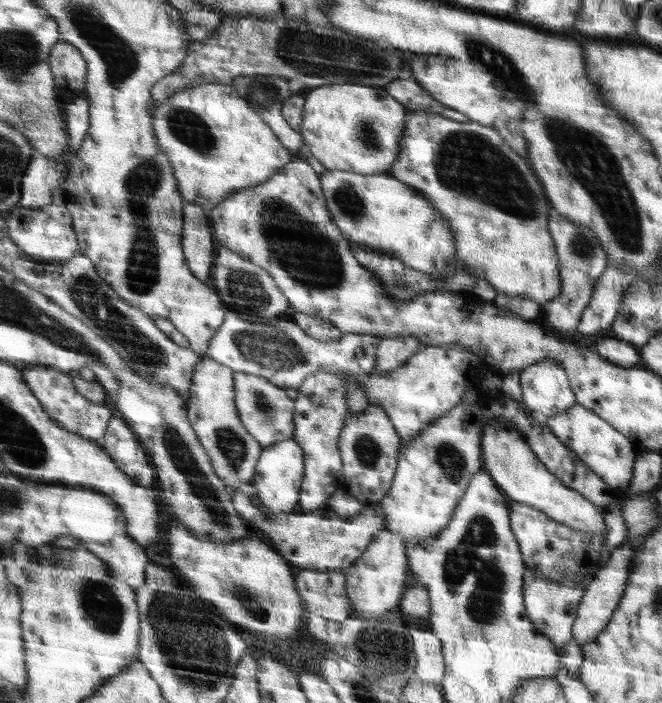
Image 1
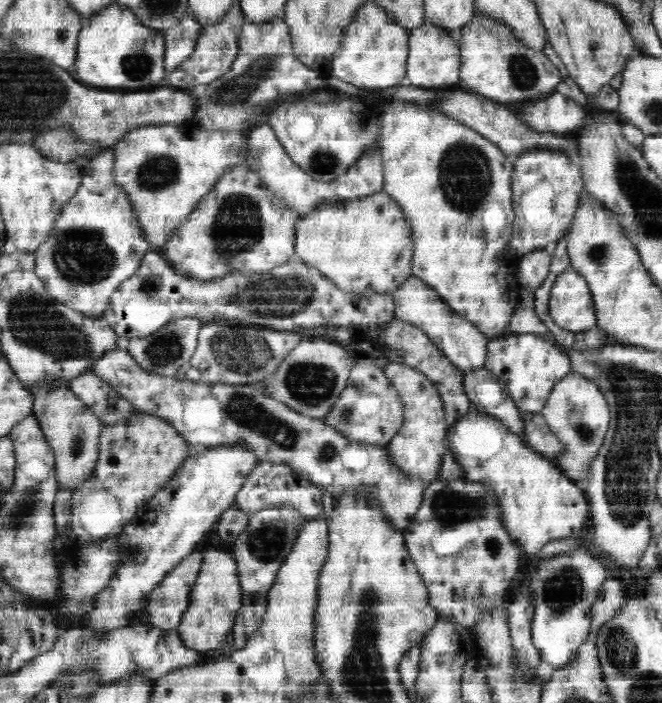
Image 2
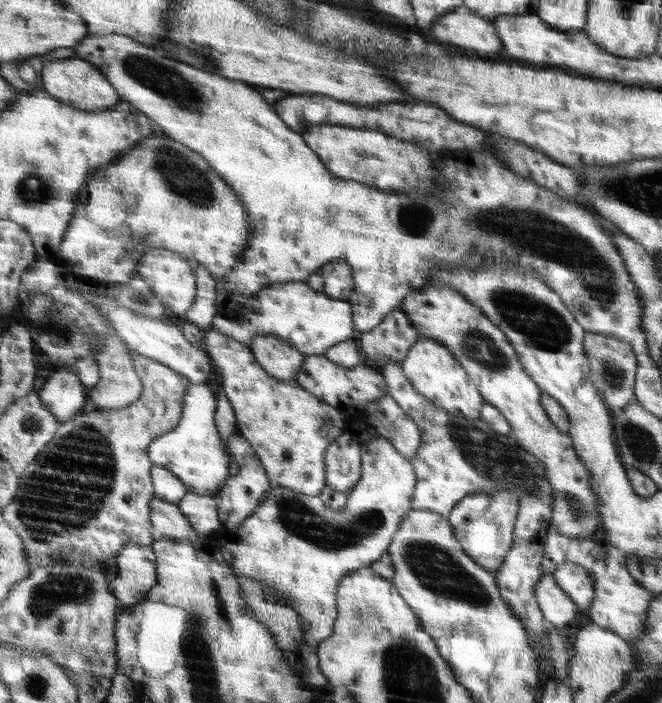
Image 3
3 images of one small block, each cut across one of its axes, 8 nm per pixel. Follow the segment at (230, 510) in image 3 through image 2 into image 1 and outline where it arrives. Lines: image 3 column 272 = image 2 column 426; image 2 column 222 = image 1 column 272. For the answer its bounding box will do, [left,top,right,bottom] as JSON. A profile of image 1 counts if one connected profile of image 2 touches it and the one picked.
[236,373,295,447]

